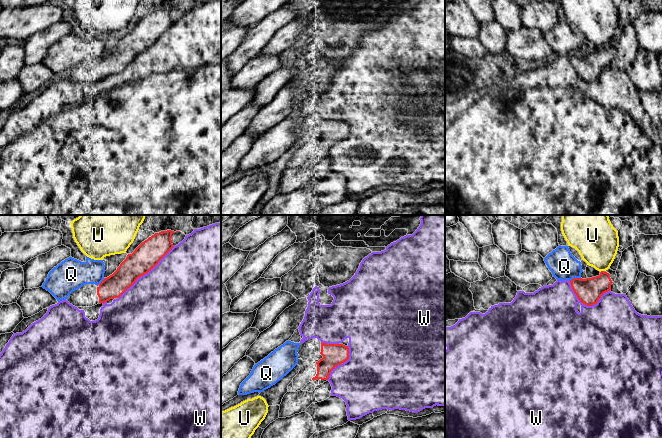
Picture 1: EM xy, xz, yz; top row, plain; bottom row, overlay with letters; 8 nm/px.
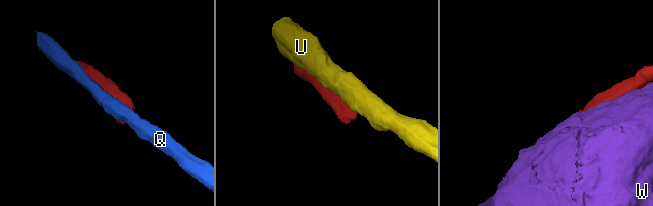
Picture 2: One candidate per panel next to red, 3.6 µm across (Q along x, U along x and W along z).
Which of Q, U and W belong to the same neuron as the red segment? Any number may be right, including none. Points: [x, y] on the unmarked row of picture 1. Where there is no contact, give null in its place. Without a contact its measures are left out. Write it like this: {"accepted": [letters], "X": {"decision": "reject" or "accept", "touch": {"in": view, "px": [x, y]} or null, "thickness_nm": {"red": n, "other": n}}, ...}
{"accepted": [], "Q": {"decision": "reject", "touch": {"in": "yz", "px": [574, 54]}, "thickness_nm": {"red": 200, "other": 220}}, "U": {"decision": "reject", "touch": {"in": "yz", "px": [601, 47]}, "thickness_nm": {"red": 200, "other": 320}}, "W": {"decision": "reject", "touch": {"in": "xy", "px": [146, 49]}, "thickness_nm": {"red": 220, "other": 500}}}

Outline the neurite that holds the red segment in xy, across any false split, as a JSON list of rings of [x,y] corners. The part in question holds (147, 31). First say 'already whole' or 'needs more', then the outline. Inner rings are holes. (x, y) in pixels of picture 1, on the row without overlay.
needs more | [[[167,6],[155,9],[142,18],[117,46],[99,60],[83,61],[66,75],[75,83],[92,83],[119,74],[138,54],[147,50],[174,23],[172,10]]]

